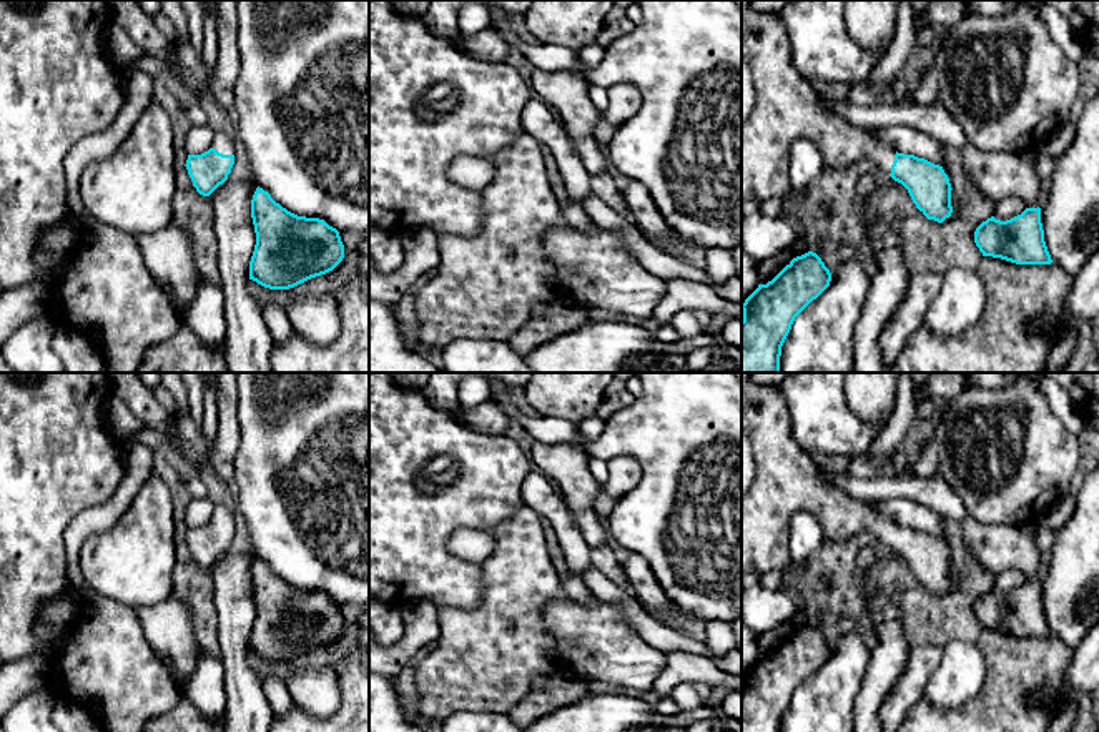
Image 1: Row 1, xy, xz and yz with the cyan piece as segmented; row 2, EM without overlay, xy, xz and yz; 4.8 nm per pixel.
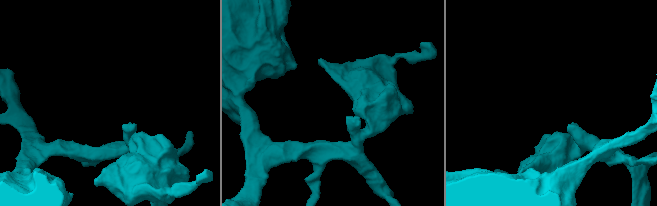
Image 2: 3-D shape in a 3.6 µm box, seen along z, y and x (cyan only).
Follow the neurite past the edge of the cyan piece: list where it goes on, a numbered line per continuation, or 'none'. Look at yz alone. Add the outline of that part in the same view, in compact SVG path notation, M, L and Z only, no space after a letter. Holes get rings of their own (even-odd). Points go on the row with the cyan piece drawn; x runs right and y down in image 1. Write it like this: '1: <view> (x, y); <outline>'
1: yz (787, 107); M742 0L742 58L748 63L756 90L756 101L742 126L742 200L766 201L790 191L788 148L796 138L808 138L823 156L823 166L845 170L851 163L873 165L891 173L896 150L878 140L871 130L851 125L831 111L818 90L791 65L780 12L758 13L752 0Z

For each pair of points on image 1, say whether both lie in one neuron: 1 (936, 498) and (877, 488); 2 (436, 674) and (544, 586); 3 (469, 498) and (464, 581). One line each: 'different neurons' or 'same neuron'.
1: same neuron
2: same neuron
3: same neuron

